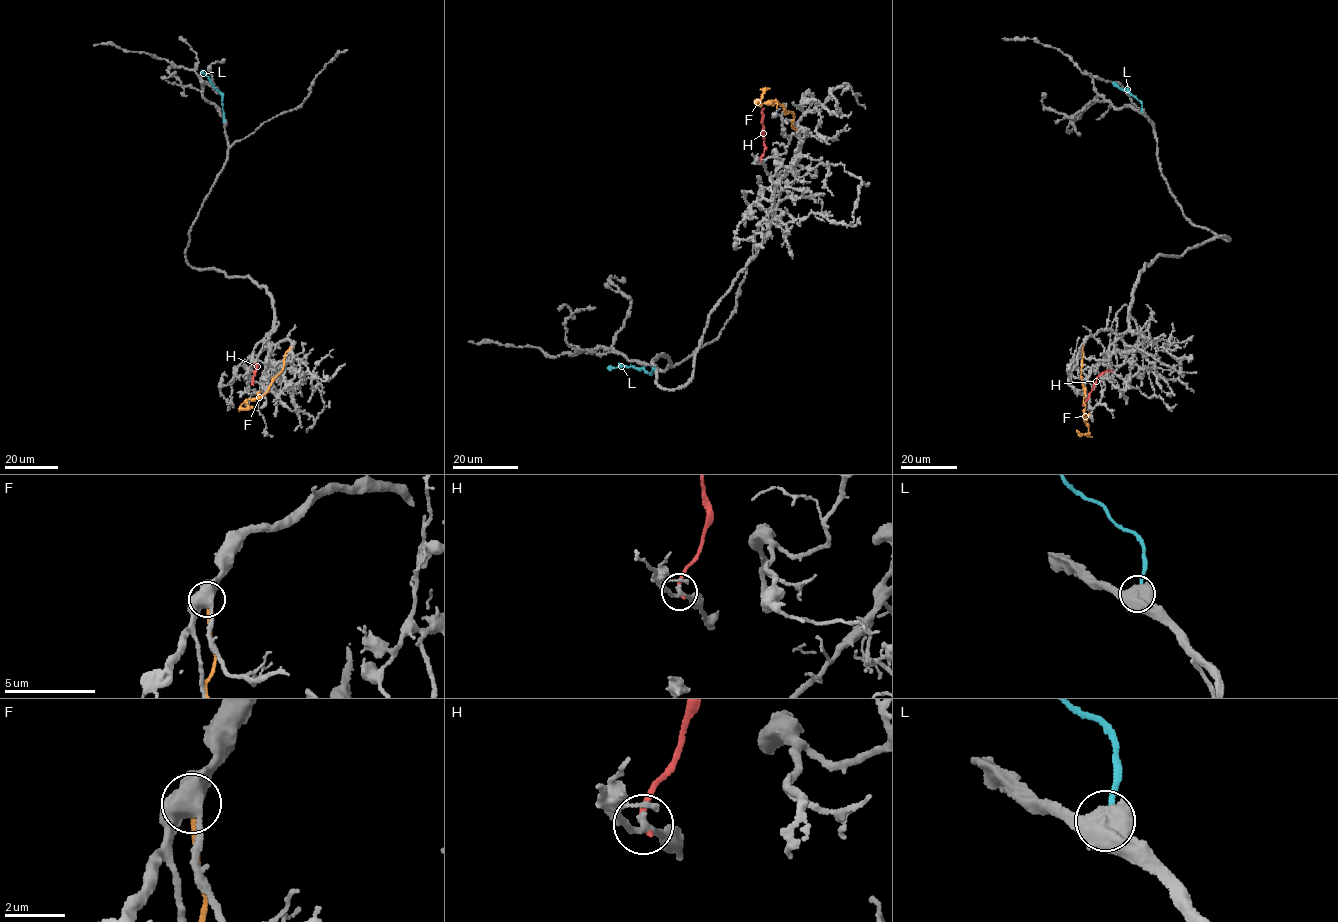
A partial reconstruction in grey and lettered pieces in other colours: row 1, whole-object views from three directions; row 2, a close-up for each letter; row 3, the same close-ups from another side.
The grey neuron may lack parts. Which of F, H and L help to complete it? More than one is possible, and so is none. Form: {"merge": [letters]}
{"merge": ["L"]}

